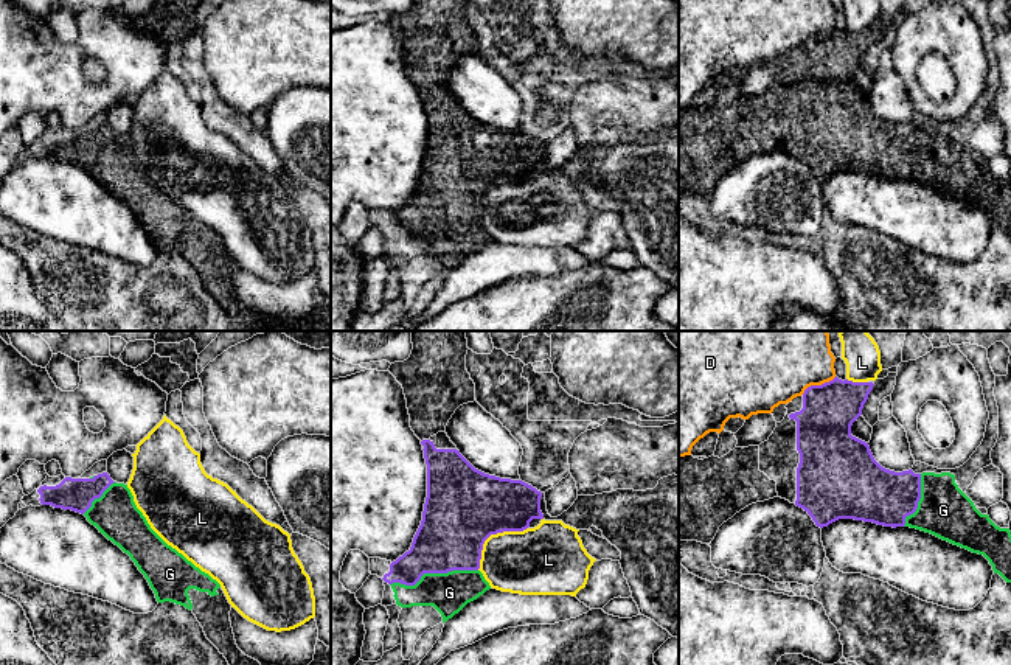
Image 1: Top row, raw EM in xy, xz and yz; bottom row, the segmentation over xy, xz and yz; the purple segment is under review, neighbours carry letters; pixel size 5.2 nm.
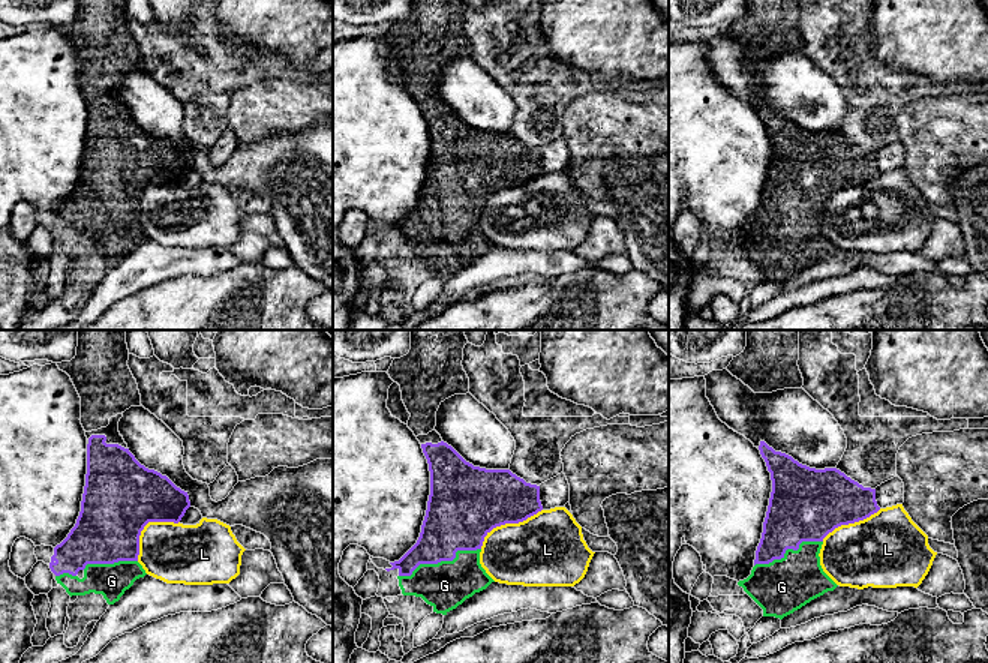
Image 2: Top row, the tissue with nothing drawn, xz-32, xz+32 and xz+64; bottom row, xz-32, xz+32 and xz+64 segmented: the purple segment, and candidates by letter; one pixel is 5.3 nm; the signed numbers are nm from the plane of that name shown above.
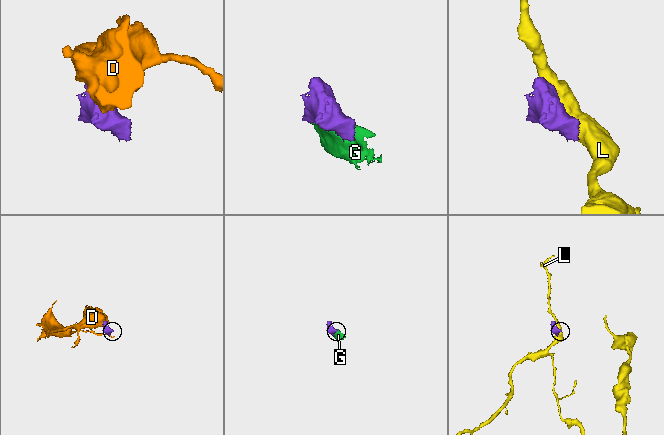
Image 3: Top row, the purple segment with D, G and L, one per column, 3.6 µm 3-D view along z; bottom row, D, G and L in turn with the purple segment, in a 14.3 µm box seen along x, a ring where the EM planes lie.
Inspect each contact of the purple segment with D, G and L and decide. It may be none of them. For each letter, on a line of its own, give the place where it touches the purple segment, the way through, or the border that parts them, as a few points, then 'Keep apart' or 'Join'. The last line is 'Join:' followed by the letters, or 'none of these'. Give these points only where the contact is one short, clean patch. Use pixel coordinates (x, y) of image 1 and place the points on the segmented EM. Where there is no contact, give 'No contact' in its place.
D: Touches purple at yz (819, 386). Keep apart
G: Touches purple at xz (434, 572). Join
L: Touches purple at xz (491, 533). Keep apart
Join: G

